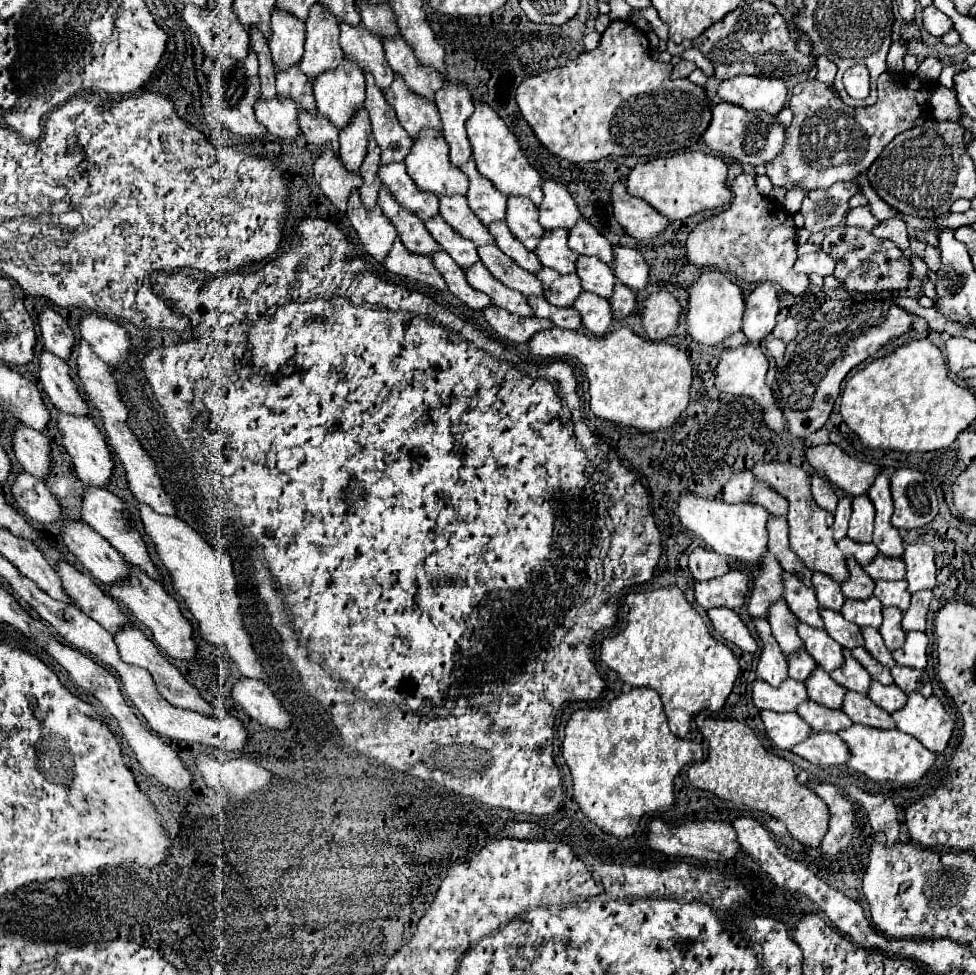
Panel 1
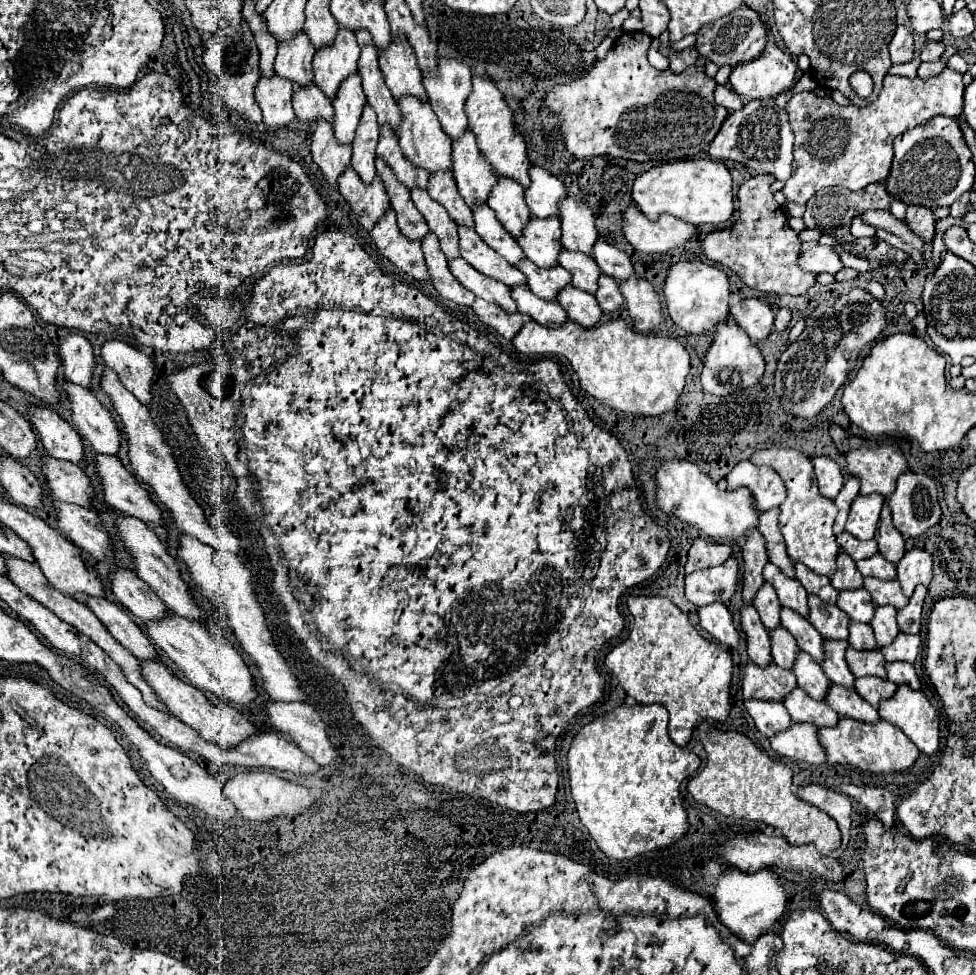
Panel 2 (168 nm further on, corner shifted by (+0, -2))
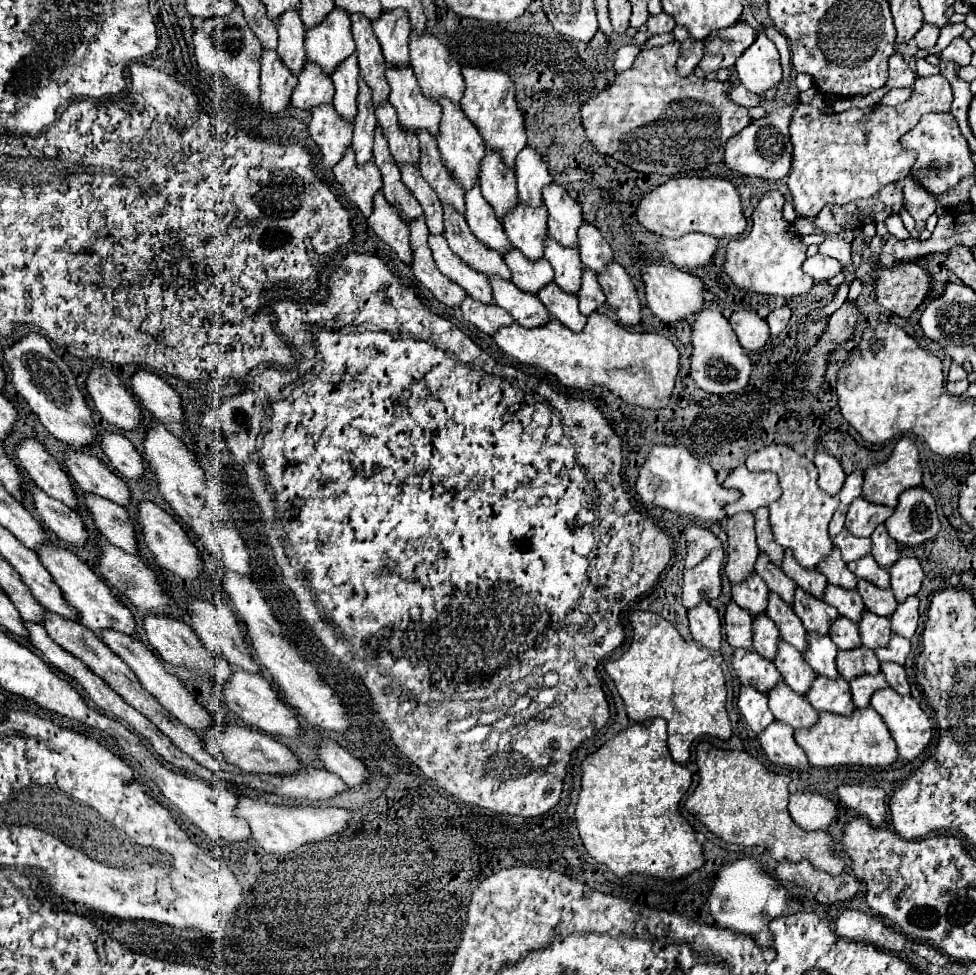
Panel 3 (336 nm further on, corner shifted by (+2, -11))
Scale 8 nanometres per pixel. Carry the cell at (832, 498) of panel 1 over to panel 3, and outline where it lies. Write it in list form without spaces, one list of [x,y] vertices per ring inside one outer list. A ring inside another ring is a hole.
[[[816,452],[814,464],[816,464],[818,474],[820,474],[820,478],[818,478],[820,488],[822,488],[824,492],[836,496],[836,494],[840,492],[842,484],[844,484],[844,478],[846,478],[840,462],[838,462],[834,456],[826,454],[826,452]]]

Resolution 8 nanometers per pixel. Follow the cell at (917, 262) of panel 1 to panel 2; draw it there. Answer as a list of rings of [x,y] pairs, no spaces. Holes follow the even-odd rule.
[[[882,209],[882,211],[864,211],[864,213],[860,215],[860,219],[862,219],[864,223],[872,225],[874,229],[884,229],[884,231],[900,237],[904,243],[908,243],[910,247],[918,249],[920,253],[924,251],[924,243],[922,243],[918,237],[914,237],[914,233],[906,227],[904,221],[892,217],[890,211],[886,211],[886,209]]]

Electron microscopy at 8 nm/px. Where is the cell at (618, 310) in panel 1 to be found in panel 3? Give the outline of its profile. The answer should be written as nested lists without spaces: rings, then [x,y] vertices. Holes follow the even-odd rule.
[[[582,268],[582,286],[580,286],[580,312],[590,316],[606,302],[606,296],[600,292],[600,284],[596,280],[596,272]]]

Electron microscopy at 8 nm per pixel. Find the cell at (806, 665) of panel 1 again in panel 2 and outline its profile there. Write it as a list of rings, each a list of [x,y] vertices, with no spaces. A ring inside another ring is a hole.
[[[778,627],[778,631],[772,631],[770,637],[772,637],[774,663],[780,665],[782,669],[794,669],[794,663],[800,651],[796,639],[784,627]]]

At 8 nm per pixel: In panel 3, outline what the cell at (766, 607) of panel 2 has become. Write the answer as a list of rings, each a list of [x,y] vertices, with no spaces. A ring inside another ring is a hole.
[[[752,572],[746,580],[732,584],[732,598],[736,604],[746,608],[752,616],[766,612],[766,600],[768,600],[768,586],[764,580]]]

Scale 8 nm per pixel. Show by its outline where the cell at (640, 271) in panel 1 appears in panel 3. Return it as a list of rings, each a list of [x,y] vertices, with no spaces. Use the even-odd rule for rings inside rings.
[[[582,222],[582,226],[578,228],[578,252],[582,264],[594,272],[600,272],[600,268],[604,268],[608,260],[612,260],[612,250],[608,242],[588,222]]]

